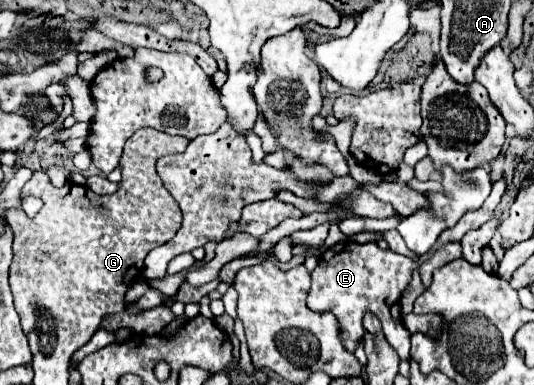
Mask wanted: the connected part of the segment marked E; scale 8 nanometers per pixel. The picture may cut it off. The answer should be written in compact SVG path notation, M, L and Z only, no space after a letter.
M343 242L327 248L319 256L317 268L311 272L311 288L307 296L307 308L313 312L331 312L339 322L339 338L345 350L355 352L361 340L361 324L365 312L375 314L381 321L383 334L395 348L401 360L409 360L409 330L403 326L399 298L411 282L411 272L419 268L417 262L395 254L391 250L381 250L375 242L355 244Z

